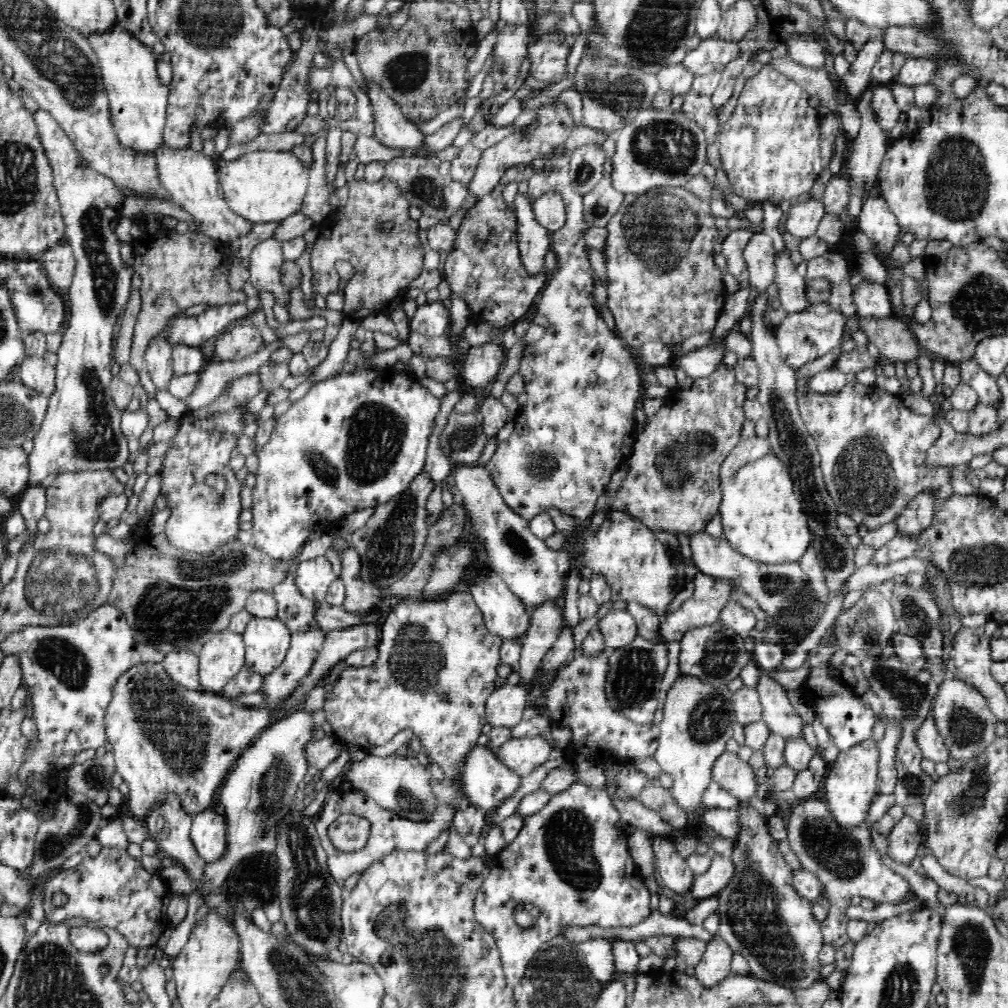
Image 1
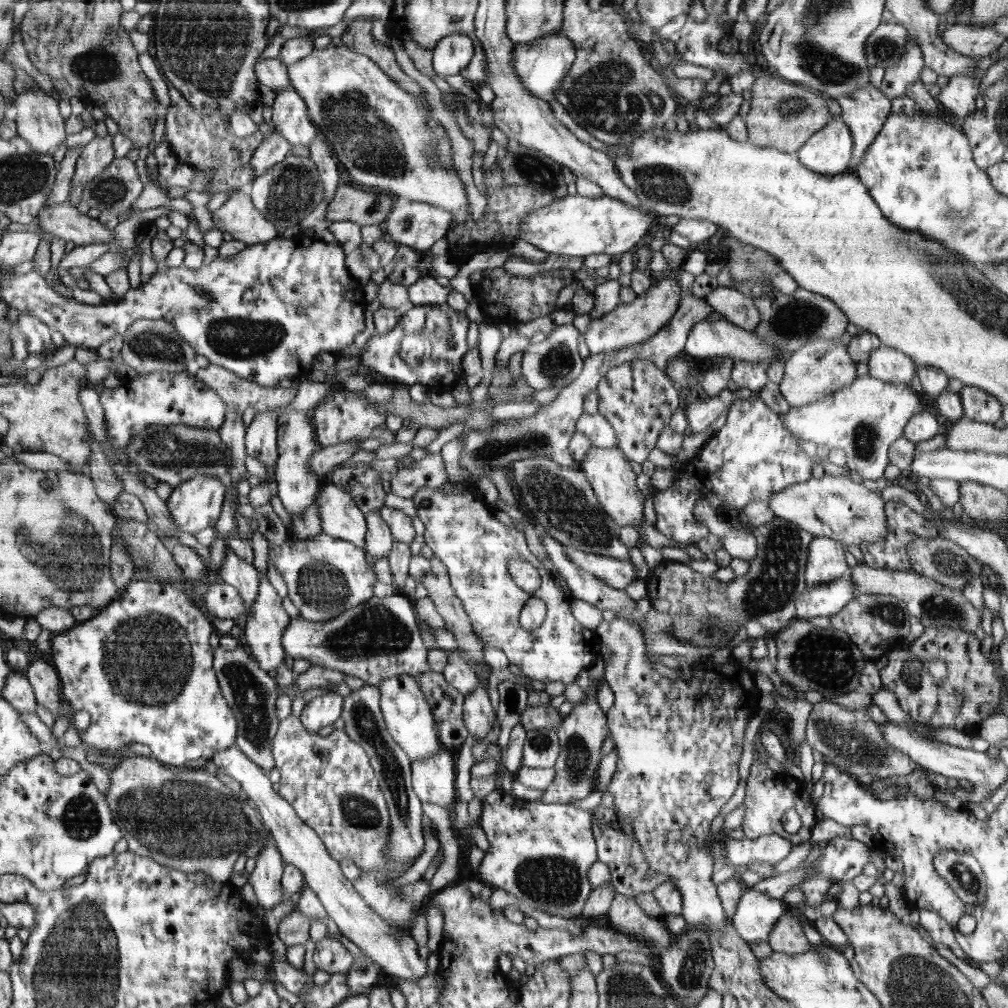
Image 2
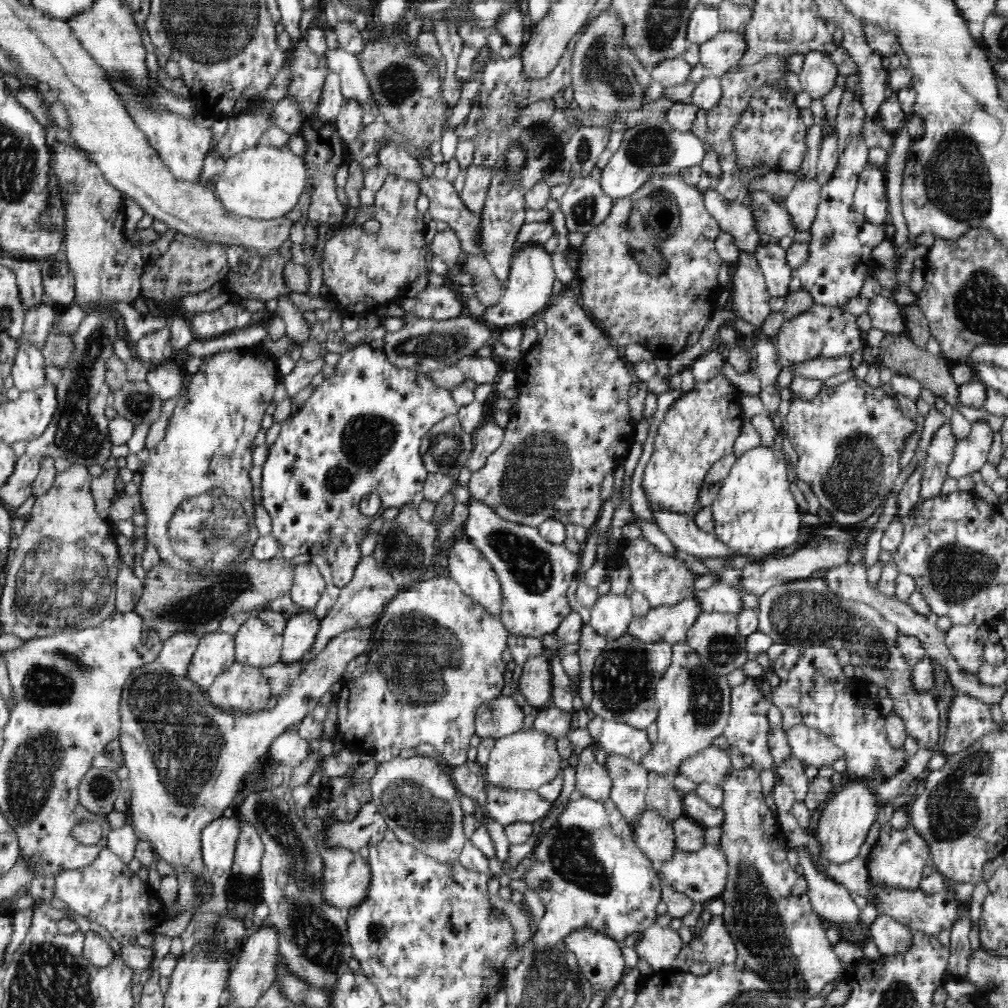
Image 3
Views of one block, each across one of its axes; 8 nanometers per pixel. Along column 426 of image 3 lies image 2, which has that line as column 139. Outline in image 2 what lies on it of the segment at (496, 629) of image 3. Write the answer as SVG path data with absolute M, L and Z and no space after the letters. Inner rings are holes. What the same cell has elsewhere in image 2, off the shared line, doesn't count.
M155 580L148 581L130 581L124 586L124 594L112 601L112 604L106 608L98 609L91 620L84 621L76 625L72 630L62 634L52 635L52 657L54 664L59 672L60 680L63 682L64 704L63 710L86 711L91 714L91 723L89 727L80 734L81 742L88 744L93 751L116 754L118 750L130 752L130 744L147 744L151 750L151 759L155 759L164 765L179 767L184 766L186 762L192 760L211 761L215 755L227 748L236 746L236 737L238 736L237 720L234 713L228 707L222 692L218 678L212 668L212 648L208 644L208 638L212 634L212 624L206 620L206 614L202 607L192 605L188 599L188 592L184 593L184 587L175 582L160 583Z

